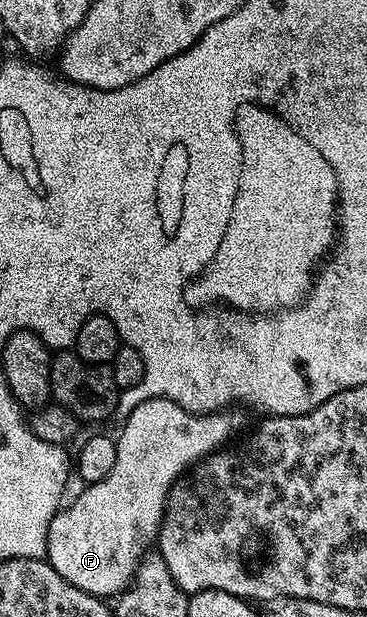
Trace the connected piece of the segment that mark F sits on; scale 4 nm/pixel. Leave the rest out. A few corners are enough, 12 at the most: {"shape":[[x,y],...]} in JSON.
{"shape":[[149,399],[116,465],[50,522],[45,558],[121,595],[171,489],[246,423]]}

